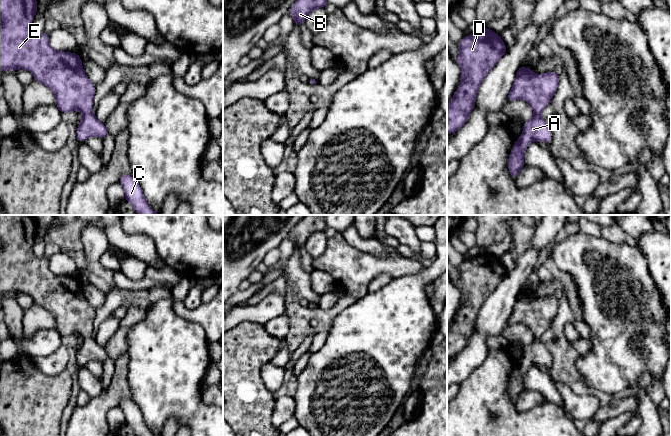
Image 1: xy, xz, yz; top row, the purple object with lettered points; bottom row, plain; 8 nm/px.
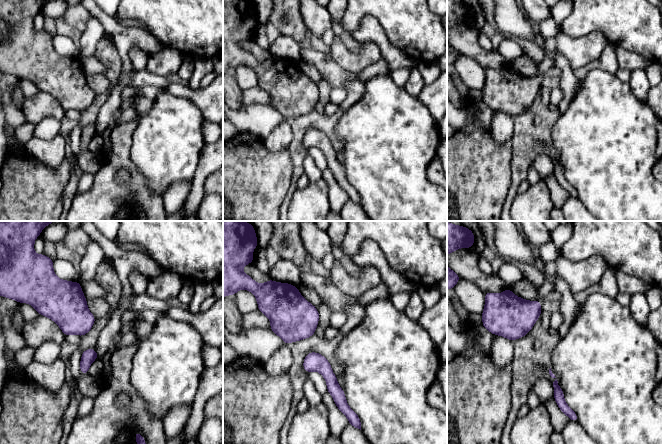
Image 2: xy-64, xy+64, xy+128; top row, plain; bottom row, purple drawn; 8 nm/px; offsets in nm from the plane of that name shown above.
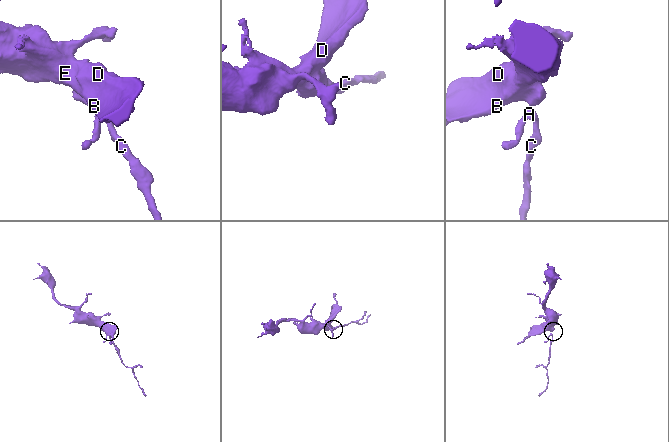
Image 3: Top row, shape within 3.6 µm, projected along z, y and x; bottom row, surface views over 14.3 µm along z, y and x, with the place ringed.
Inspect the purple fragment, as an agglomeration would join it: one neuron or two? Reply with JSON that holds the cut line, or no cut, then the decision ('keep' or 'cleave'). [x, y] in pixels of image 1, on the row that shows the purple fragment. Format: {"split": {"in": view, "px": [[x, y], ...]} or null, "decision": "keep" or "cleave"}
{"split": null, "decision": "keep"}

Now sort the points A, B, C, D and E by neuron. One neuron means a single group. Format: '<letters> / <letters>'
A B C D E

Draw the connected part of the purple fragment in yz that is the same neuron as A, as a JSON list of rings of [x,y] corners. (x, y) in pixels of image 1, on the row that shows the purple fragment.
[[[520,66],[512,89],[509,92],[507,101],[511,102],[516,99],[523,99],[530,104],[534,111],[534,116],[523,124],[523,134],[514,143],[512,151],[508,158],[509,171],[513,180],[516,180],[519,171],[525,166],[523,153],[532,141],[543,141],[549,143],[551,141],[551,131],[543,118],[541,117],[542,110],[549,104],[551,98],[557,91],[558,74],[554,71],[543,74],[534,74],[531,68]]]

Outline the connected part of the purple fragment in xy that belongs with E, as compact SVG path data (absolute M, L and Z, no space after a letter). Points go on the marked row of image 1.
M0 0L0 70L25 69L32 73L34 80L50 88L56 99L56 106L64 114L71 111L81 111L83 117L77 128L77 140L85 142L91 136L104 140L108 131L104 124L99 122L92 112L95 85L86 76L79 53L54 50L49 44L49 34L45 31L37 33L31 26L32 18L37 14L36 0Z

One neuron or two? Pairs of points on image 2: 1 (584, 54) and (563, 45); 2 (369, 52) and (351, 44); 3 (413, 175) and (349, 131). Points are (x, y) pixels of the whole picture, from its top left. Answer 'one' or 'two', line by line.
1: one
2: two
3: one

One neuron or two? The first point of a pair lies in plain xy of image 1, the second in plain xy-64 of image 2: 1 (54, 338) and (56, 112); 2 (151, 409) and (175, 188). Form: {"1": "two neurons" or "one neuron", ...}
{"1": "two neurons", "2": "two neurons"}

